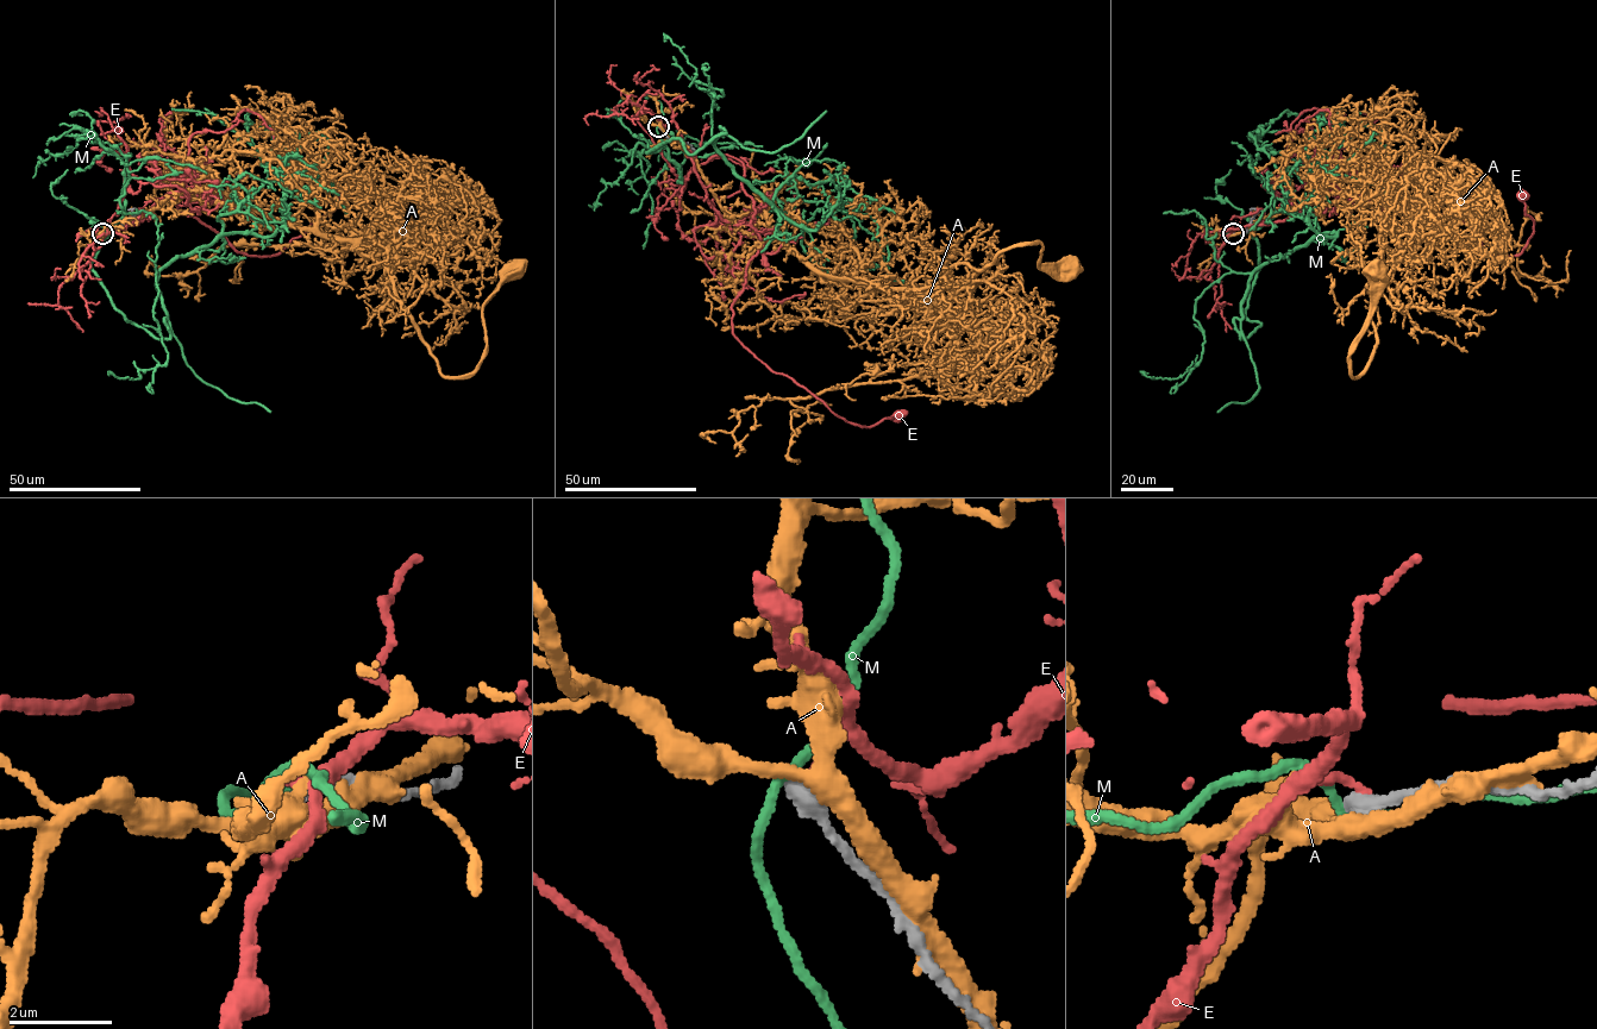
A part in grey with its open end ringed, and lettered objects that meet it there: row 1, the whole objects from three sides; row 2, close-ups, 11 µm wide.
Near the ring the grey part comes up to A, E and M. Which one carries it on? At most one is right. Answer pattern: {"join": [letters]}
{"join": []}

